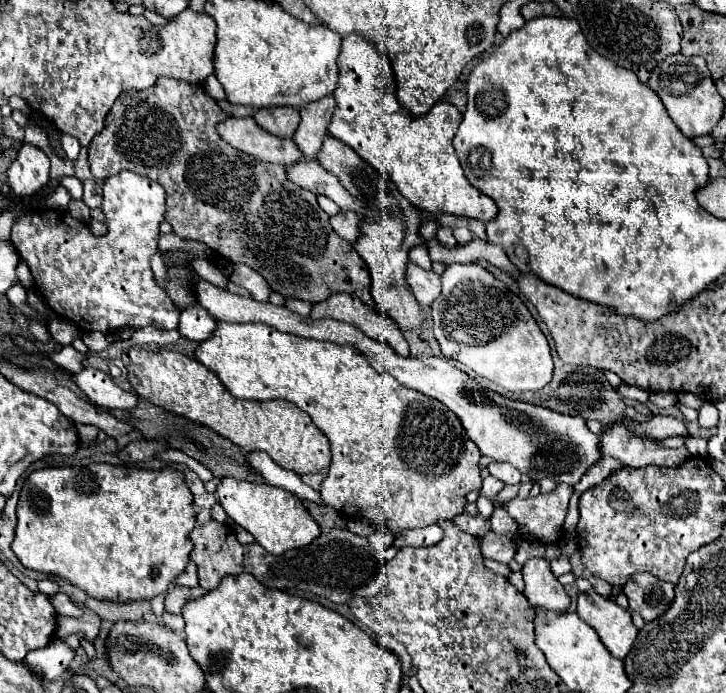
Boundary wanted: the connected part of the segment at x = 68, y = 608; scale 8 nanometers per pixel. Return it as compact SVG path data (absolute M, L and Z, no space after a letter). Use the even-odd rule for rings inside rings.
M55 593L55 595L49 595L51 599L51 605L55 609L55 613L59 615L69 615L69 617L81 617L83 611L71 603L71 599L65 595L65 593Z

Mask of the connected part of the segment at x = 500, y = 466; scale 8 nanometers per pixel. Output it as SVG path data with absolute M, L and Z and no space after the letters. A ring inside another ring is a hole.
M493 461L493 463L489 463L487 469L489 469L489 473L493 477L497 477L499 481L503 481L507 485L519 485L519 481L521 481L521 473L513 465L509 465L509 463Z

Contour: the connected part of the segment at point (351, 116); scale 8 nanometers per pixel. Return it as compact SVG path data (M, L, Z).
M357 33L343 39L343 51L337 67L337 111L329 125L331 135L347 143L377 171L389 175L399 193L415 207L431 213L473 217L485 223L497 215L495 201L469 185L459 159L455 157L451 139L461 123L461 113L453 105L439 101L421 117L409 115L395 97L395 75L389 59L383 59L375 45Z

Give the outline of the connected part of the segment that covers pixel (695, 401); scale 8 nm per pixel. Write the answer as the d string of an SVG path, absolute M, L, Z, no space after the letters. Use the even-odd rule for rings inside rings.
M687 392L678 393L678 399L680 404L691 407L695 410L699 410L704 404L702 399L699 399L696 395Z

